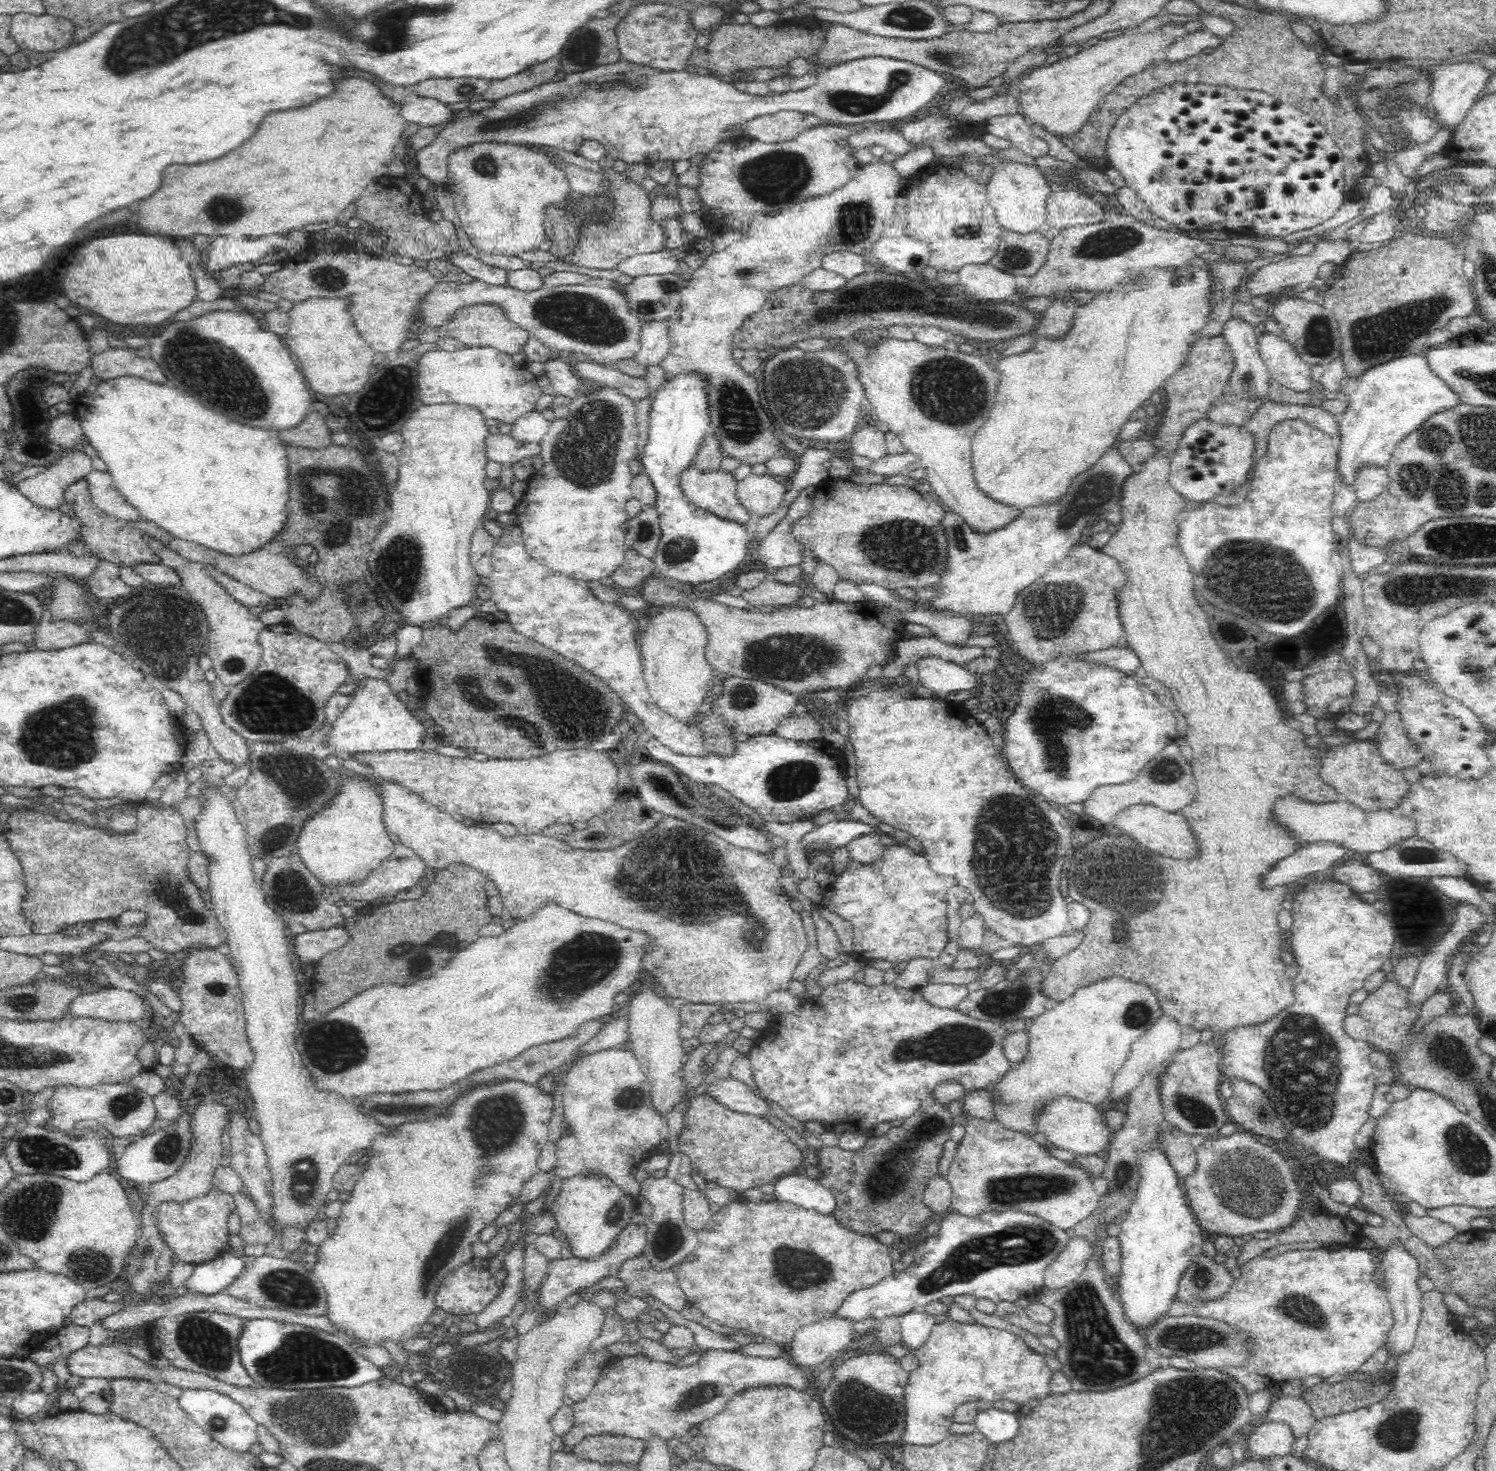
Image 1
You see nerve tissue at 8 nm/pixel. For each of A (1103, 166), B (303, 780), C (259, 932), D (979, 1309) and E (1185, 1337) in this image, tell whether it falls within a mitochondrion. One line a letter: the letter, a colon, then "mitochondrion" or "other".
A: other
B: mitochondrion
C: other
D: other
E: mitochondrion

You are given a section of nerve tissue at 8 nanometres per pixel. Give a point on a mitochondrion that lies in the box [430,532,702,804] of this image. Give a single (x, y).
(549, 685)

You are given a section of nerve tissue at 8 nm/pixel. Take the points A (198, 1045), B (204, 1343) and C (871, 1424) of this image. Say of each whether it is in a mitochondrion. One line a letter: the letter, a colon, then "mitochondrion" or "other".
A: other
B: mitochondrion
C: mitochondrion

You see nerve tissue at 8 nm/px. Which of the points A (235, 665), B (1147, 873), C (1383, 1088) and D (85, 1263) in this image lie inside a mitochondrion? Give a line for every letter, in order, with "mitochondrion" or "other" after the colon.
A: mitochondrion
B: mitochondrion
C: other
D: mitochondrion

